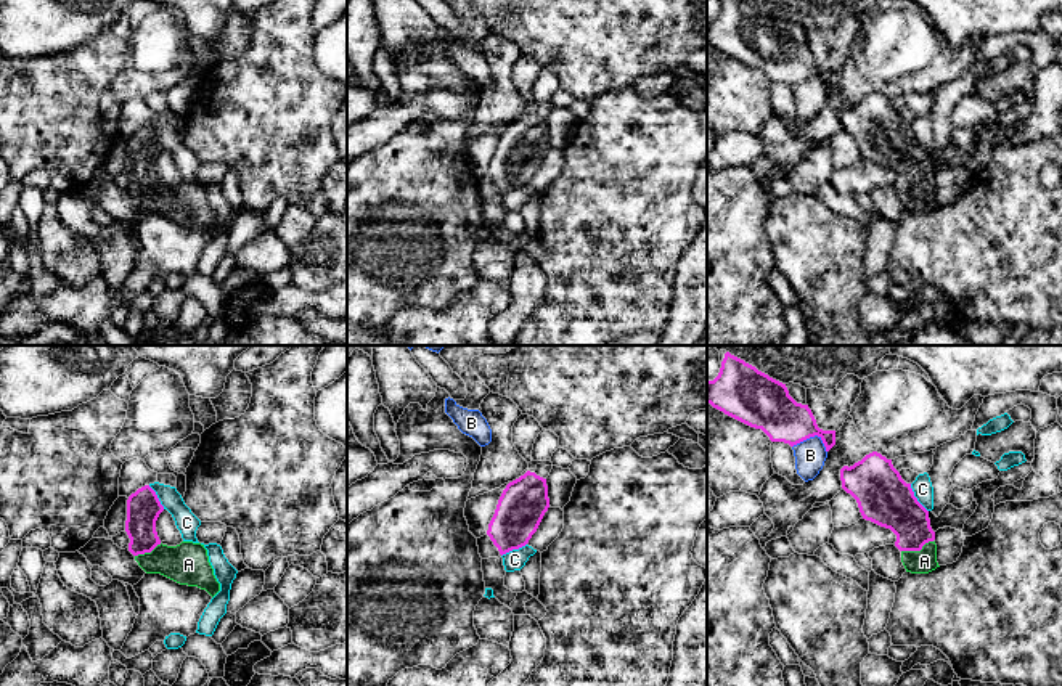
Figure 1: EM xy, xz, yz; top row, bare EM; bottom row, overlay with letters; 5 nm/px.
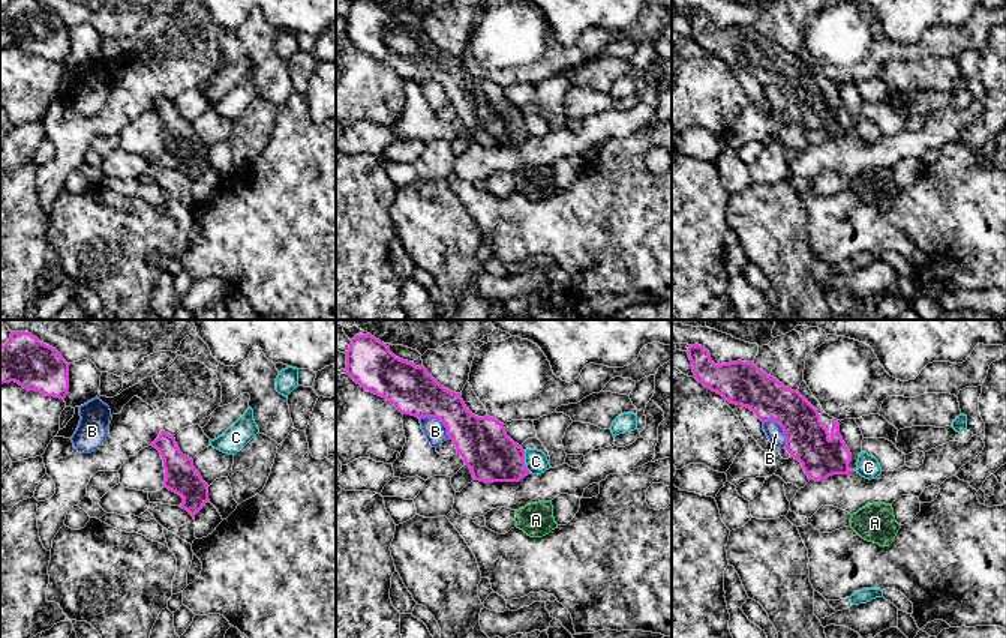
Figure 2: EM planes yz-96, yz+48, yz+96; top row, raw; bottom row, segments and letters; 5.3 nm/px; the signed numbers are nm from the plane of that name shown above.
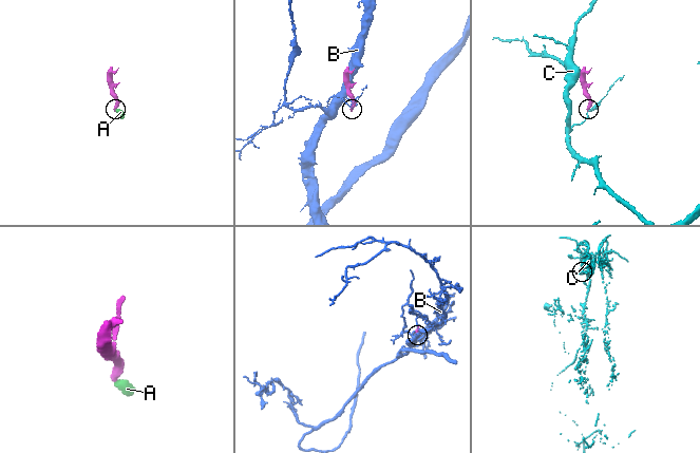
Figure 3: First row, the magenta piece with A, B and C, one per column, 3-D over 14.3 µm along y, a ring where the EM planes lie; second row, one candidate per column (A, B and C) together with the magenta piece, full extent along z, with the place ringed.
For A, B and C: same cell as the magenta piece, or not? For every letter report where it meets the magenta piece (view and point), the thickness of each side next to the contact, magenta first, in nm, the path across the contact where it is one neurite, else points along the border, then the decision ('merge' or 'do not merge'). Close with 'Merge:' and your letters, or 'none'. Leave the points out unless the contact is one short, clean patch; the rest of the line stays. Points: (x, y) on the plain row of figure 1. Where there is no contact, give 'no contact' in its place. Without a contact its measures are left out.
A: contact yz (916, 190); calibres 220 and 120 nm; way yz (894, 146), (911, 164), (916, 190), (924, 201); merge
B: contact yz (813, 76); calibres 220 and 160 nm; do not merge
C: contact yz (916, 138); calibres 260 and 100 nm; border yz (910, 124), (916, 140), (927, 151); do not merge
Merge: A

